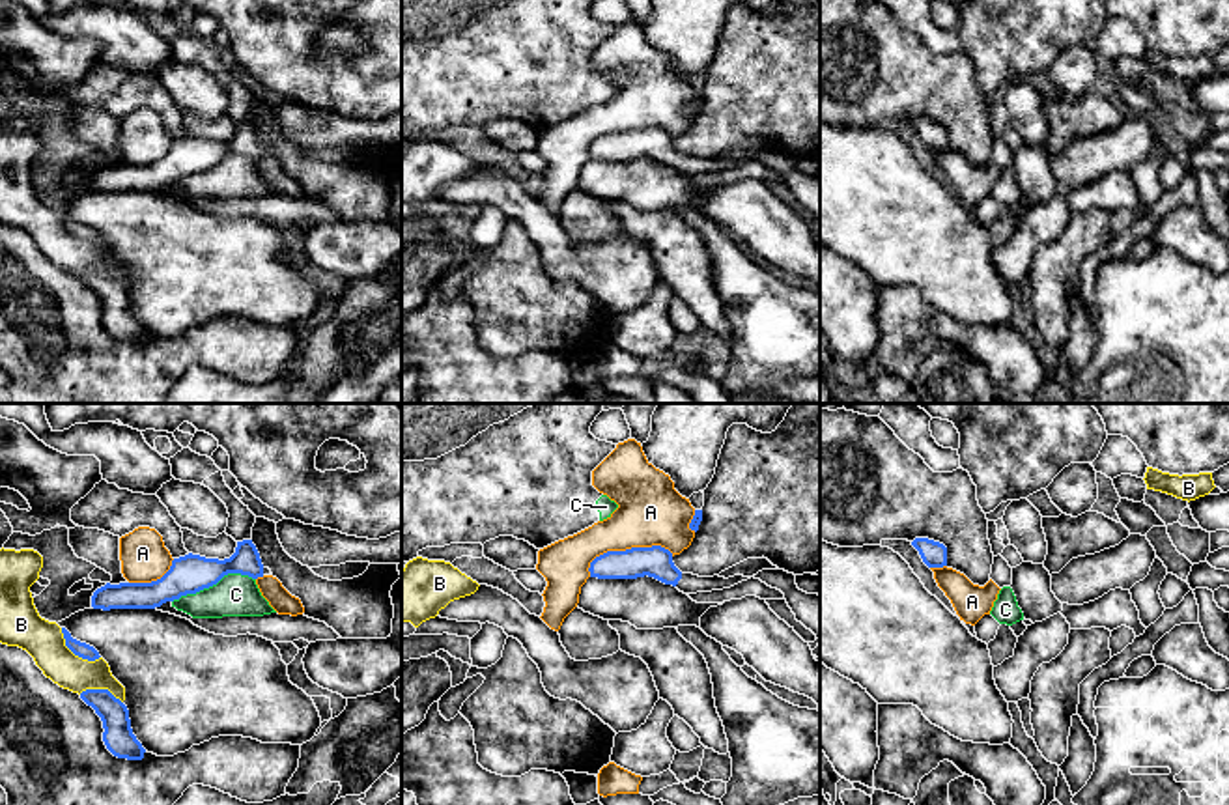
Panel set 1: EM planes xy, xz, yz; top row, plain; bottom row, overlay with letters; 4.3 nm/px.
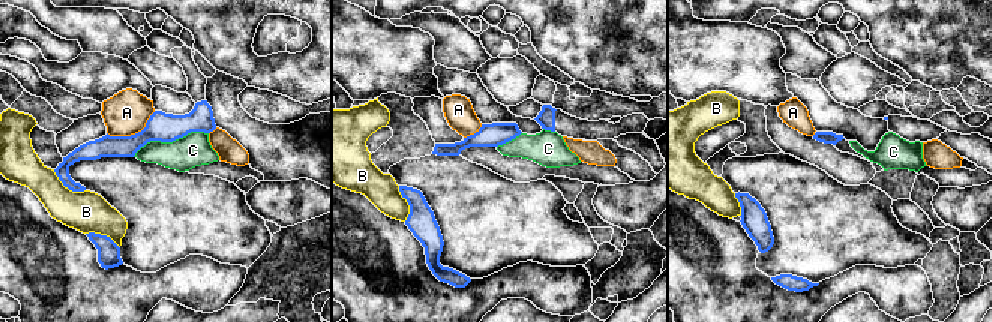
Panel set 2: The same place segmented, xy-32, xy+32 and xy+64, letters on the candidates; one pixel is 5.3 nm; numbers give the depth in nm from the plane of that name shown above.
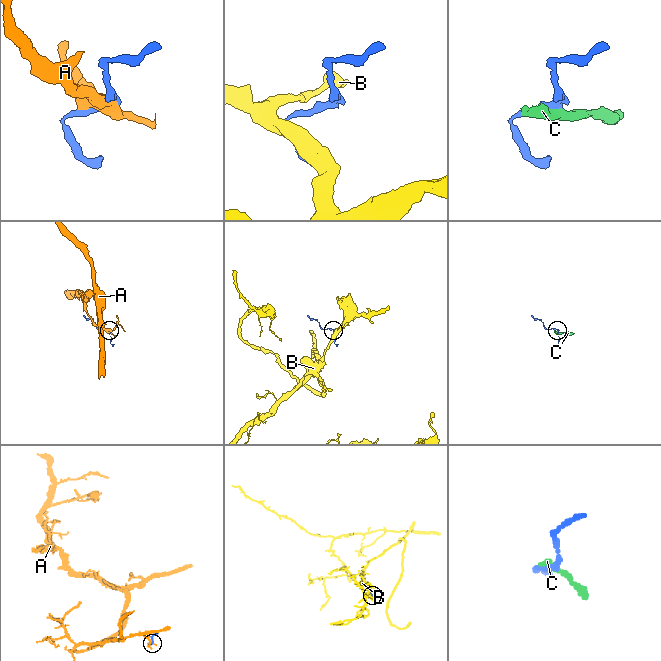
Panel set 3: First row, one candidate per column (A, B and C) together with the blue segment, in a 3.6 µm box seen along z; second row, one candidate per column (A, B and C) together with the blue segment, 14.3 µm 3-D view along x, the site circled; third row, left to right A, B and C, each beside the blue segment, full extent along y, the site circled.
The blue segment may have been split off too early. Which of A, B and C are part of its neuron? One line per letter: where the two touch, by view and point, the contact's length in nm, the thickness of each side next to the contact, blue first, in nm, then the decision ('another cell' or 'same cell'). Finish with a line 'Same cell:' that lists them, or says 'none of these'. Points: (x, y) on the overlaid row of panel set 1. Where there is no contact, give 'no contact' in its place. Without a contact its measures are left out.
A: contact xz (628, 550); length 380 nm; calibres 140 and 280 nm; another cell
B: contact xy (75, 654); length 220 nm; calibres 70 and 170 nm; another cell
C: contact xy (213, 583); length 380 nm; calibres 170 and 180 nm; another cell
Same cell: none of these

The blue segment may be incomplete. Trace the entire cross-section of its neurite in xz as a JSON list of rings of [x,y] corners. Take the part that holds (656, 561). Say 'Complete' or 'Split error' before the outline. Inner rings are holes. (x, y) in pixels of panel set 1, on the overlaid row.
Split error. [[[661,545],[631,547],[626,551],[607,551],[590,562],[590,577],[598,579],[637,579],[654,577],[665,585],[676,586],[684,594],[712,592],[730,588],[751,577],[699,577],[682,573],[674,562],[672,553]]]

